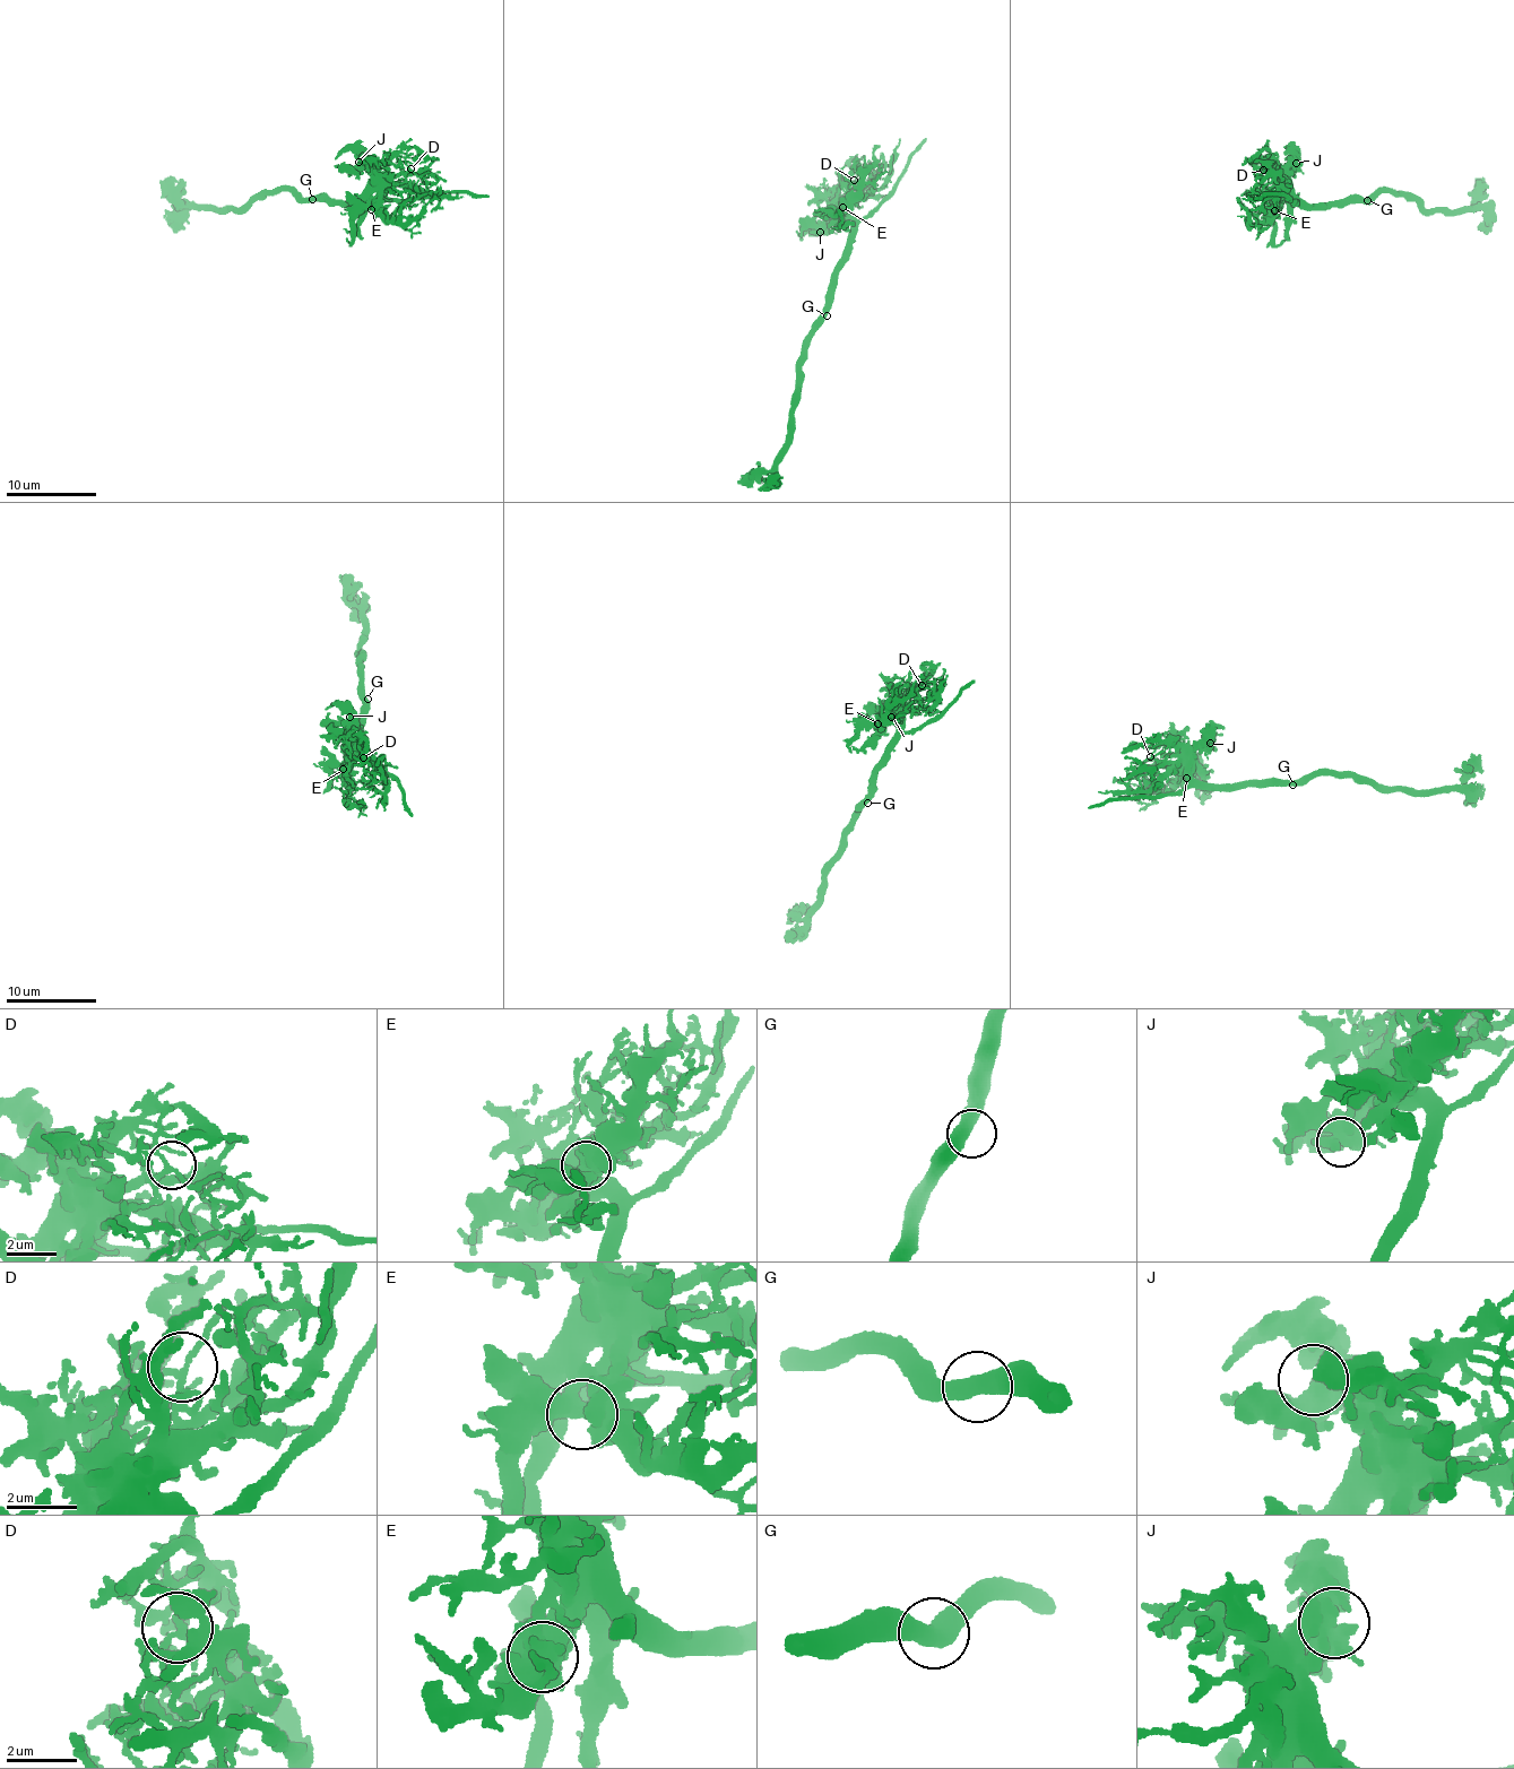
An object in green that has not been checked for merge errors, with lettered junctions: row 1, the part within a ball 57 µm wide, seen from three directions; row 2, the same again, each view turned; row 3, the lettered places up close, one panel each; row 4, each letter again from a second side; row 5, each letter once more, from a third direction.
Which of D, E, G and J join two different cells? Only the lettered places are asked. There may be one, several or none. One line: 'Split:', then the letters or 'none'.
Split: none

